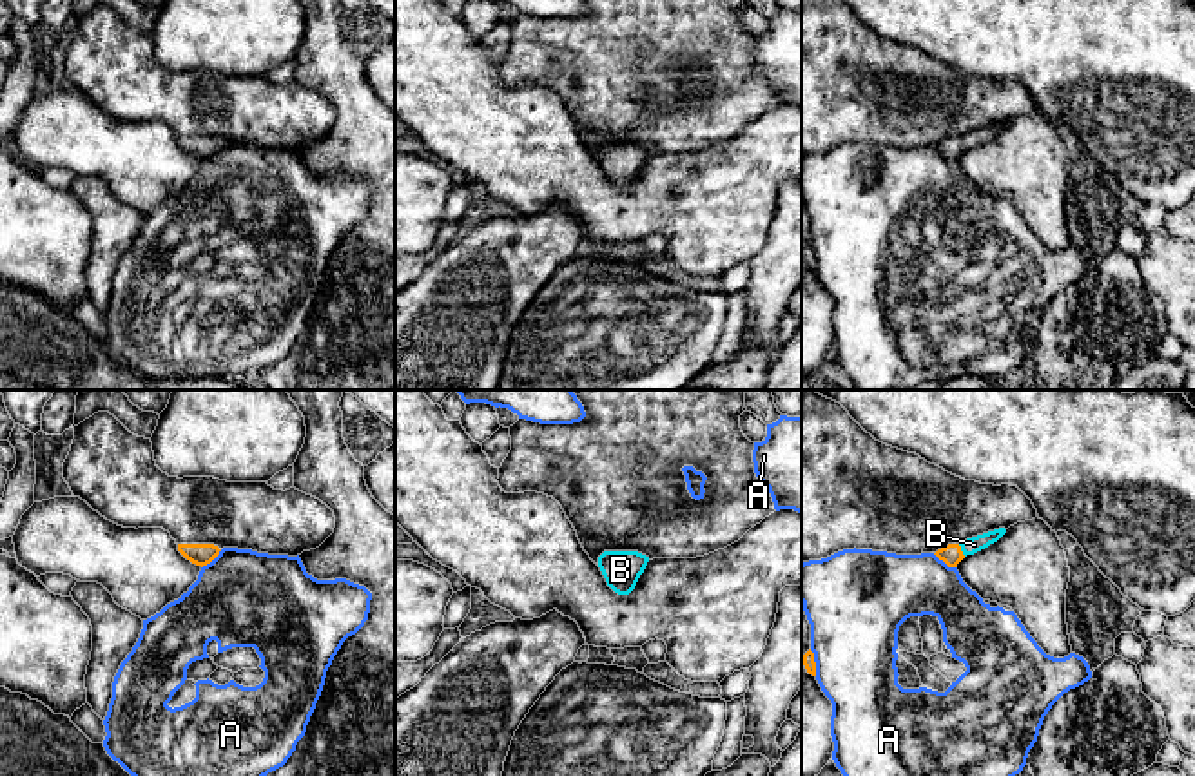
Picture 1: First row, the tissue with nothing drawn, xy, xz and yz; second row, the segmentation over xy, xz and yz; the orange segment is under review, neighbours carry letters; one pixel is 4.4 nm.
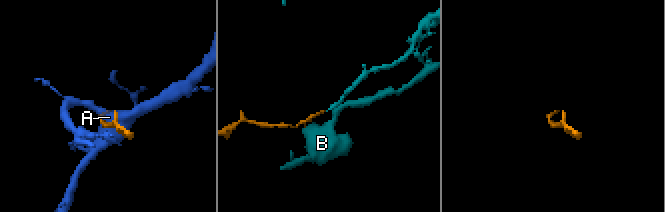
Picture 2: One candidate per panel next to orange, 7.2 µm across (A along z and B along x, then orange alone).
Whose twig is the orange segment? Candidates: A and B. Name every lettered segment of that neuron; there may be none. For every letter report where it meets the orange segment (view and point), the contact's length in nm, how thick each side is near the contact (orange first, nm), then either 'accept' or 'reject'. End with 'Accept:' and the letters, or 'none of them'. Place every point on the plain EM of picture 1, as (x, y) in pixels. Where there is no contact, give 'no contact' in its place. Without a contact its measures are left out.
A: meets orange in yz at (945, 156); contact 130 nm long; 90 nm thick on the orange side, 280 nm on the other; reject
B: meets orange in yz at (960, 144); contact 70 nm long; 90 nm thick on the orange side, 70 nm on the other; accept
Accept: B

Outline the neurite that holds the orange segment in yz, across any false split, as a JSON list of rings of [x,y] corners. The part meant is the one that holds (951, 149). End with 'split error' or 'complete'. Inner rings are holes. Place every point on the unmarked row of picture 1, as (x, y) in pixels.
[[[1005,121],[972,131],[963,134],[961,138],[948,138],[938,143],[934,149],[943,154],[948,161],[957,161],[957,158],[967,150],[974,149],[990,138],[997,136],[1006,127]]]; split error

